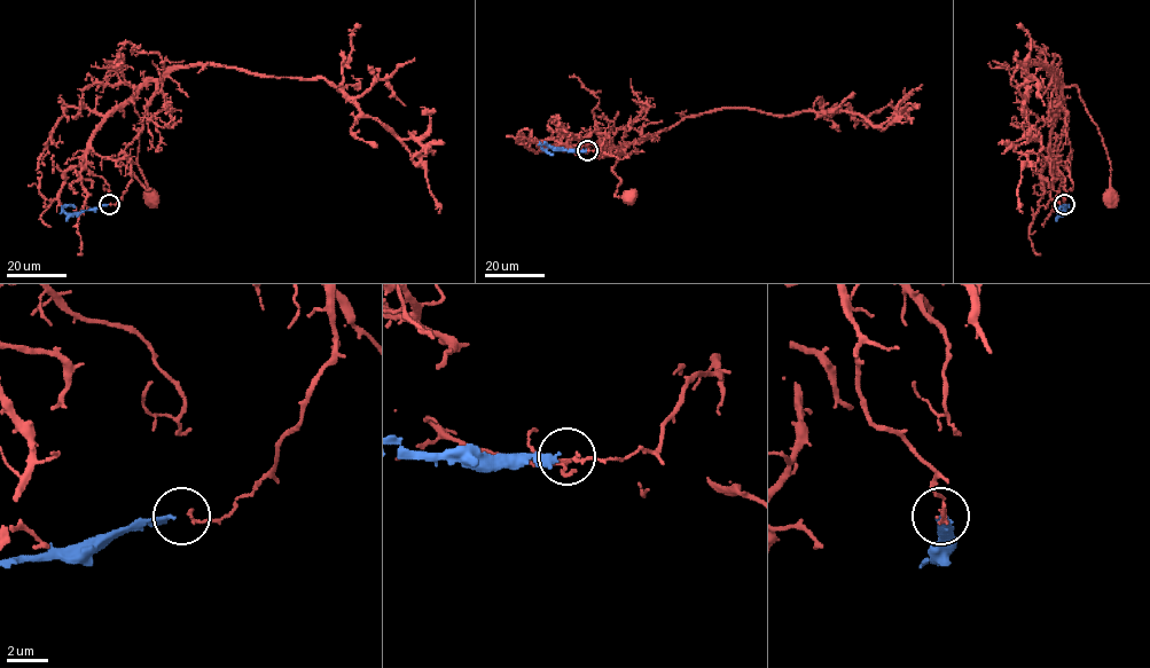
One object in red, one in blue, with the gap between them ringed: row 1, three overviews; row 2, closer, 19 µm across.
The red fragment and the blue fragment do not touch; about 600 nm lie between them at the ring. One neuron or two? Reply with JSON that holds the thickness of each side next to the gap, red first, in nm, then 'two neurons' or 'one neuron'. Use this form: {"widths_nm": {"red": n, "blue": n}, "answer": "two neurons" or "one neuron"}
{"widths_nm": {"red": 180, "blue": 280}, "answer": "two neurons"}

